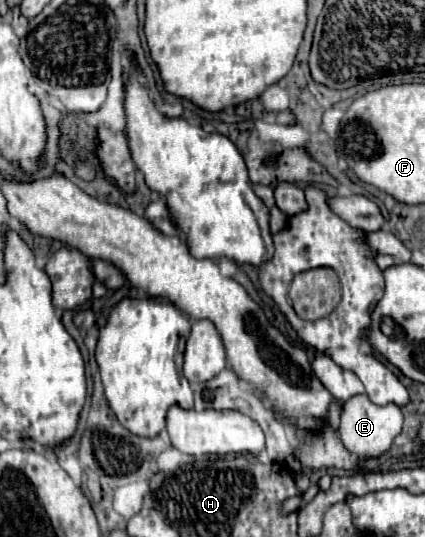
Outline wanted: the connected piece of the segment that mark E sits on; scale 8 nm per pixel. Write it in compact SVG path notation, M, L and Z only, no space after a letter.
M355 395L343 405L341 413L341 425L339 425L339 437L345 445L345 449L361 459L371 459L379 457L381 453L389 451L393 445L393 439L401 433L403 425L403 413L397 405L373 405L367 395Z

